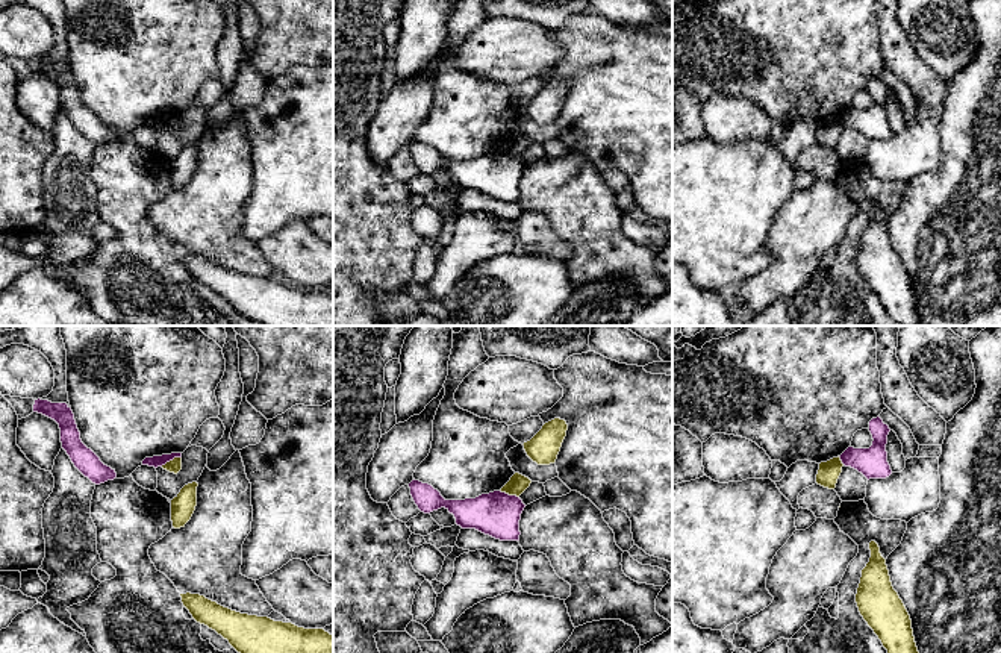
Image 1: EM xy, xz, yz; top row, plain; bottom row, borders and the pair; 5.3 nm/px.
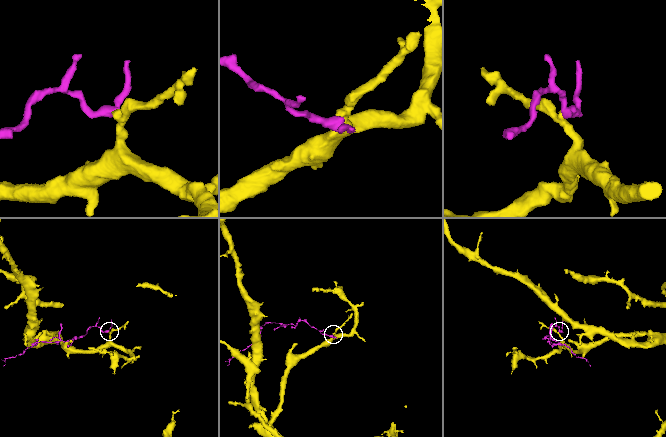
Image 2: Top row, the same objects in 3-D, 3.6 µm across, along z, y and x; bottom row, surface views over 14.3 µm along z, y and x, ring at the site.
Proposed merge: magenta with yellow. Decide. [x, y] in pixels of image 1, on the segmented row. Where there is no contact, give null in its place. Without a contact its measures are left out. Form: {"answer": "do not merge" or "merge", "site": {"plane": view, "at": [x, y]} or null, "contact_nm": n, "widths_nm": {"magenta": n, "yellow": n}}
{"answer": "do not merge", "site": {"plane": "xy", "at": [170, 459]}, "contact_nm": 120, "widths_nm": {"magenta": 60, "yellow": 70}}

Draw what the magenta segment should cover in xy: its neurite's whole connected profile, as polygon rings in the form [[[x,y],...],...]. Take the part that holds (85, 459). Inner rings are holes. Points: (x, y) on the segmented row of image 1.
[[[38,398],[35,400],[33,412],[42,414],[59,424],[62,448],[74,467],[92,483],[100,485],[117,477],[115,470],[104,465],[100,458],[82,442],[74,414],[67,403],[51,403]]]

